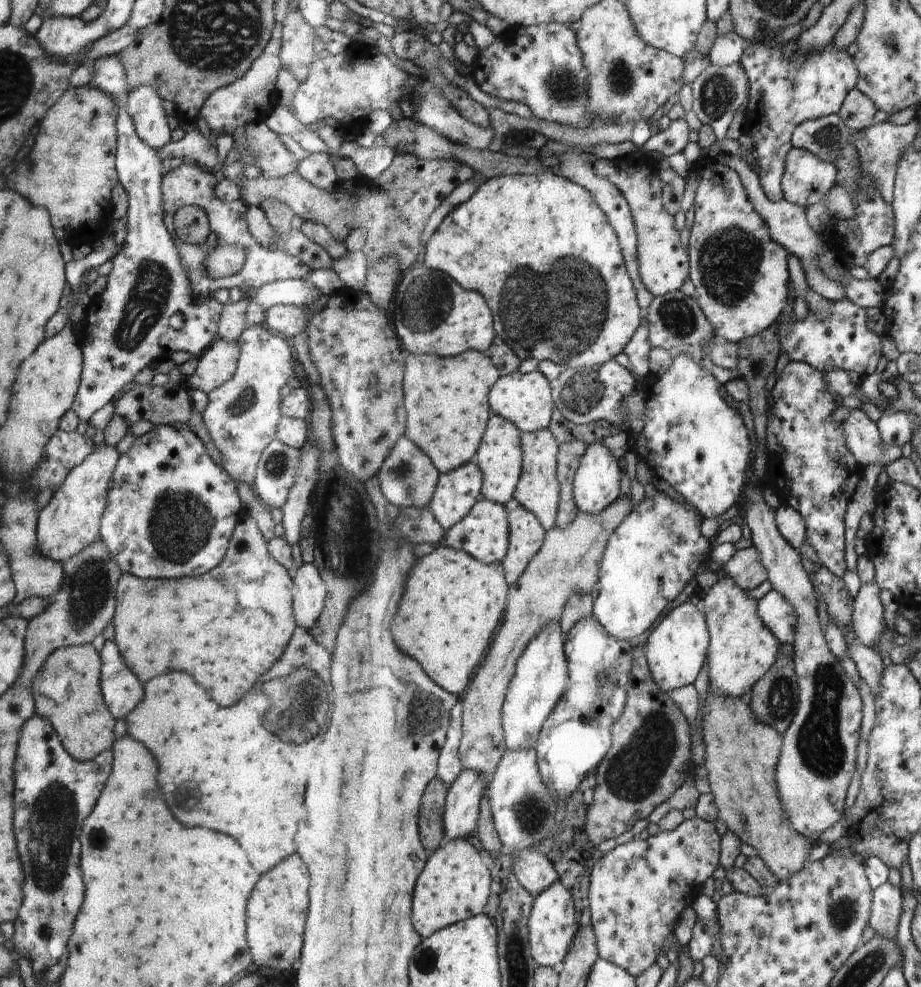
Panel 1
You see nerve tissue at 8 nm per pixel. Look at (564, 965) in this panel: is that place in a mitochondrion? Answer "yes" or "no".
no

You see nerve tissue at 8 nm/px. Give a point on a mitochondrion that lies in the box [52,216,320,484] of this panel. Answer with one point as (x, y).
(153, 286)

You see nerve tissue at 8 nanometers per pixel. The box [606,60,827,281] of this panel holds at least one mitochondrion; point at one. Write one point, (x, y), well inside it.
(718, 94)

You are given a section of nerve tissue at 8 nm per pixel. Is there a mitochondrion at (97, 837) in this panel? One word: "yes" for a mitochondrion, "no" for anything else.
yes

